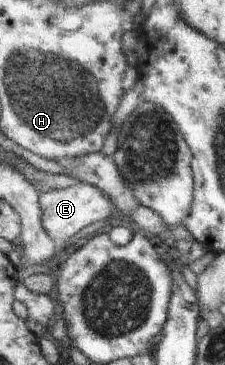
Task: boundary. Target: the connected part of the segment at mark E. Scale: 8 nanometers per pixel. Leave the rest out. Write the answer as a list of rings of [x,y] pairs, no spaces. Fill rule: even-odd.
[[[86,183],[40,193],[39,203],[43,210],[44,228],[54,240],[61,244],[89,224],[112,216],[113,212],[113,202],[100,189]]]

